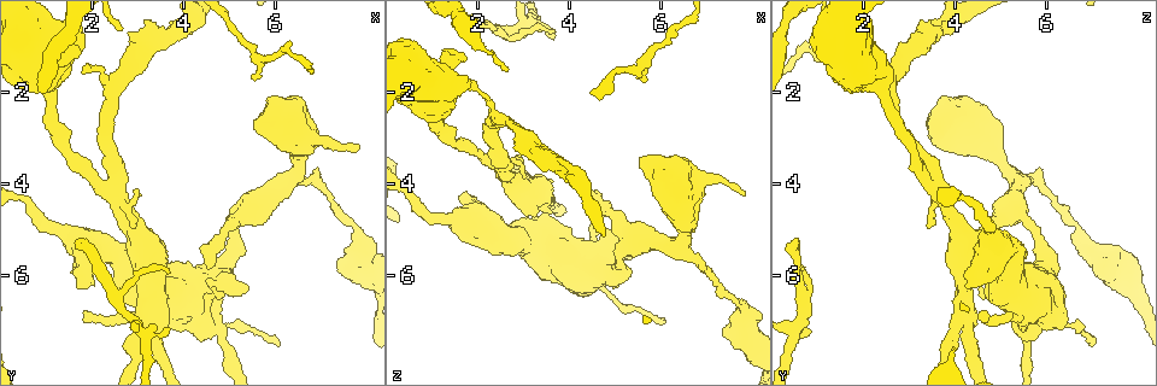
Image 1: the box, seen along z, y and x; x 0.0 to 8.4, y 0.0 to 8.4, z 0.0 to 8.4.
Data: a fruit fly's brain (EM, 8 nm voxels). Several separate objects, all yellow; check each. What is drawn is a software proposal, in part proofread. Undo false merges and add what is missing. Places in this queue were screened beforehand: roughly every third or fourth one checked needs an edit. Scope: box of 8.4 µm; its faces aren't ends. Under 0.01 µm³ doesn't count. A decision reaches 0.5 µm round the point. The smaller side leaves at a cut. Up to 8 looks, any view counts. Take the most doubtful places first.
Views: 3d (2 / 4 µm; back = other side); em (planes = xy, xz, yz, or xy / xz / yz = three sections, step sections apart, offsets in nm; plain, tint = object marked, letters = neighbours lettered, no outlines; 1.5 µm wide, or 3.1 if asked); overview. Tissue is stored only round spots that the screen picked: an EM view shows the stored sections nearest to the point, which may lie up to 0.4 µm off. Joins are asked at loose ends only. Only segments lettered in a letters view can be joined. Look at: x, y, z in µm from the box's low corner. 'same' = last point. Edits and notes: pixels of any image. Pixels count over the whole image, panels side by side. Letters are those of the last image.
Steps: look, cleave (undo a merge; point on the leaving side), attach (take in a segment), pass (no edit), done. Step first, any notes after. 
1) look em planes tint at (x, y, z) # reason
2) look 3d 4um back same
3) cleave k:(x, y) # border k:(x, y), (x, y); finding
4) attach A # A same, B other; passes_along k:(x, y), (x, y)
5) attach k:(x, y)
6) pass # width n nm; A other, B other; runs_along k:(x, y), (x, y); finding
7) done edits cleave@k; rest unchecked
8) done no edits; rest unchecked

look 3d 4um at (3.70, 5.90, 0.70) # thin end

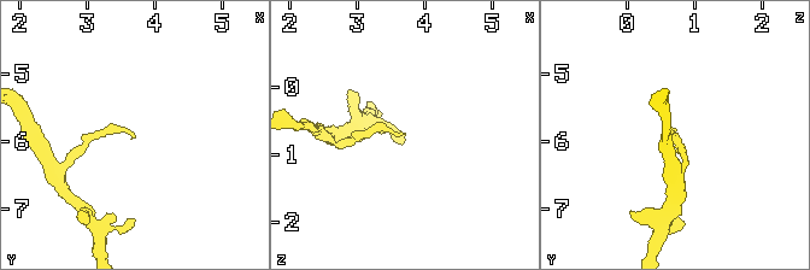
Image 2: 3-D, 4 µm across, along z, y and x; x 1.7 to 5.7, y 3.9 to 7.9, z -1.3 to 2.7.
look em xy step 8 tint at (3.70, 5.95, 0.70) # now the EM

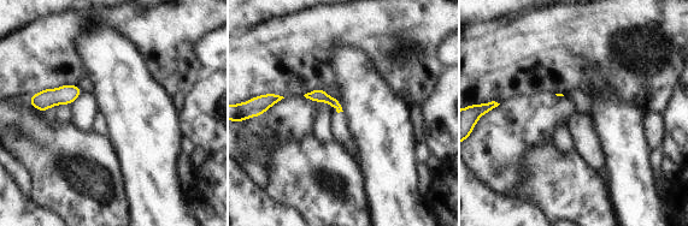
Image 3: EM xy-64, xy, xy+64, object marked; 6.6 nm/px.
look em planes letters same

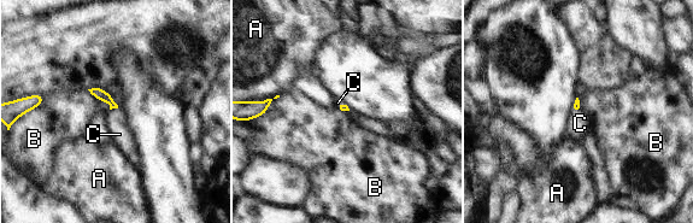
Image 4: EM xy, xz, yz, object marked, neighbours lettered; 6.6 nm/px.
attach C # A other, B other, C same; passes_along 4:(97, 92), (113, 107), (119, 134); it goes on there

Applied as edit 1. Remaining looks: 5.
look em xy step 8 letters at (6.05, 7.45, 6.95) # free end

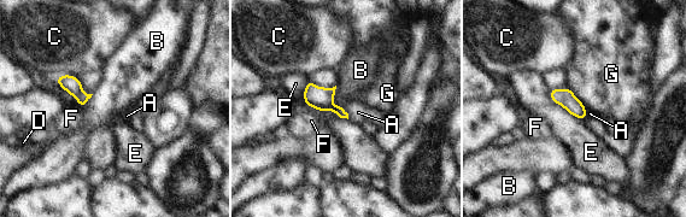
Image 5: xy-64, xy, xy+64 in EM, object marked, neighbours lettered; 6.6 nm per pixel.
attach A # A same, B other, C other, D other, E other, F other, G other; passes_along 5:(318, 98), (347, 113), (358, 112); the neuron continues

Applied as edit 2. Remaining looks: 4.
look overview # see it whole again

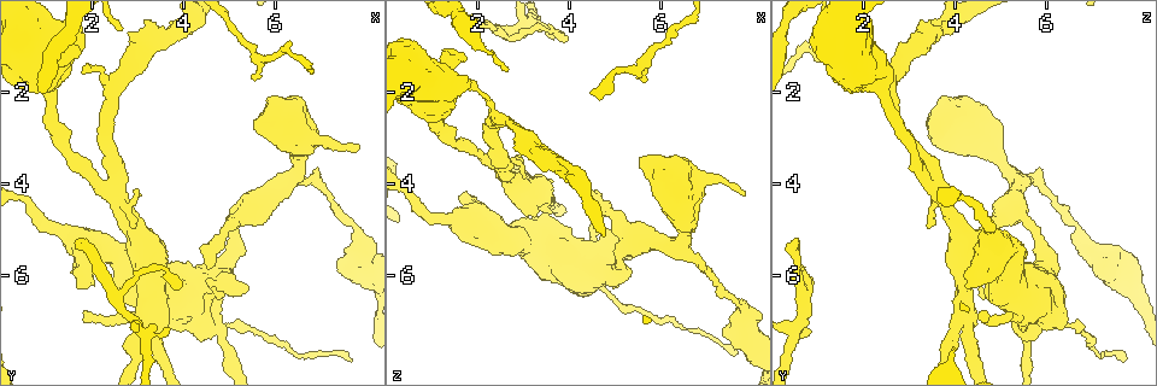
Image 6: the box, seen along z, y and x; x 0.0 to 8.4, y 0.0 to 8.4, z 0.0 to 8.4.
look em planes tint at (7.65, 7.85, 7.65) # long arm stops here

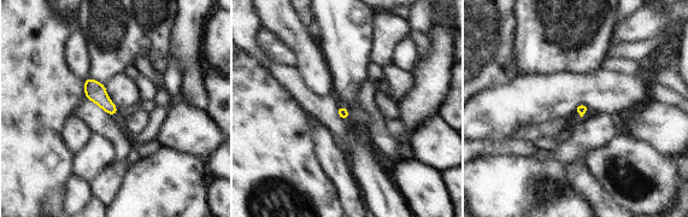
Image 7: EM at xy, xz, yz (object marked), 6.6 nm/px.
look em planes letters same # see the neighbours

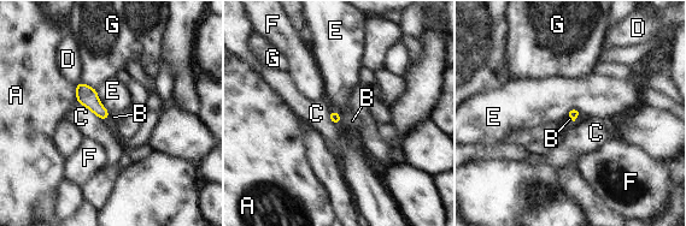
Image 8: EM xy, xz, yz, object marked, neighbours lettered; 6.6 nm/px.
attach B # width 60 nm; A other, B same, C other, D other, E other, F other, G other; passes_along 8:(334, 117), (340, 118), (352, 120); the neuron continues

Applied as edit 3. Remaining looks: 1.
done edits attach@4, attach@5, attach@8; rest unchecked

